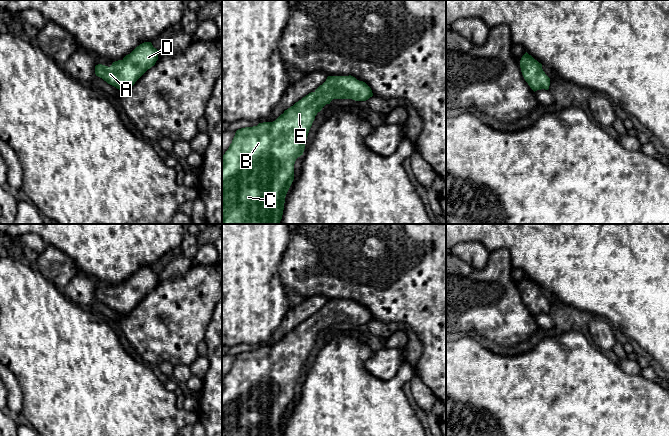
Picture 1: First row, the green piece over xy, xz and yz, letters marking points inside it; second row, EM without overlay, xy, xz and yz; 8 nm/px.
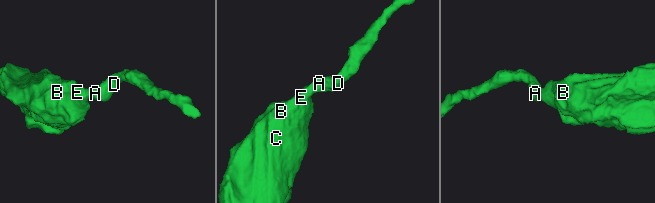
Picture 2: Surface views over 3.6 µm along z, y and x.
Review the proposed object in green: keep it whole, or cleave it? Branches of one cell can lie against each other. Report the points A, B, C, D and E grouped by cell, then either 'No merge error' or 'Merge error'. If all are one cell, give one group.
Groups: A B C D E. No merge error

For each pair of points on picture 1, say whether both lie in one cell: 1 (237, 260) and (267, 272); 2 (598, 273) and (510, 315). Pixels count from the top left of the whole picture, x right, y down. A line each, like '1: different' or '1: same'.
1: same
2: different

